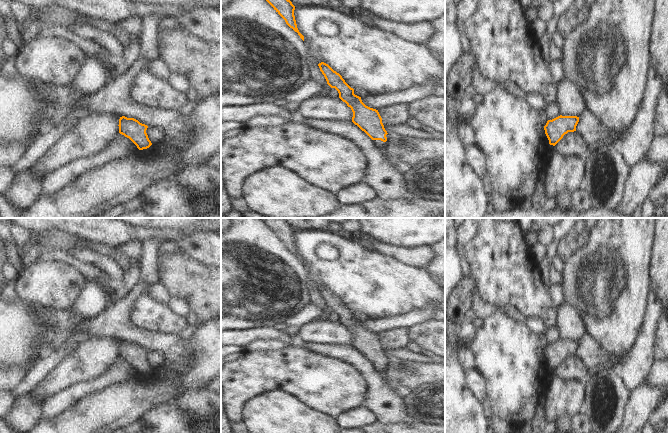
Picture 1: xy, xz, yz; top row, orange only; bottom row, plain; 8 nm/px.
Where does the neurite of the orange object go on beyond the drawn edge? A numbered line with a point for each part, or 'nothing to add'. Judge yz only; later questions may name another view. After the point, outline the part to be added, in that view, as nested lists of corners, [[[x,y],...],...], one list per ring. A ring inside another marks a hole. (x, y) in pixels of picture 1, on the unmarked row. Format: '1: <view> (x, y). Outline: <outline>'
nothing to add

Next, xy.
nothing to add

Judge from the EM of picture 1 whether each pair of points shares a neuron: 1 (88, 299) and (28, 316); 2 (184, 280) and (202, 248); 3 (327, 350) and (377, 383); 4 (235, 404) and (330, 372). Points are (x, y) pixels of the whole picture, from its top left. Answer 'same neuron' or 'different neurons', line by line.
1: different neurons
2: different neurons
3: same neuron
4: same neuron

